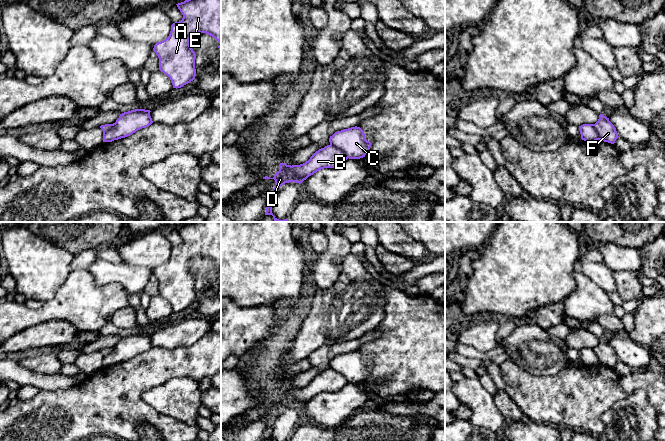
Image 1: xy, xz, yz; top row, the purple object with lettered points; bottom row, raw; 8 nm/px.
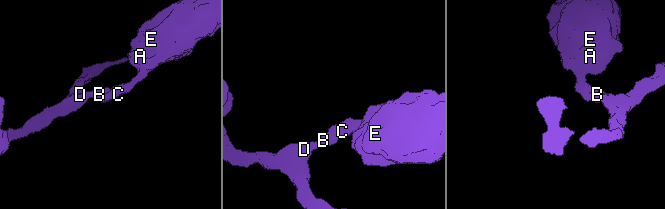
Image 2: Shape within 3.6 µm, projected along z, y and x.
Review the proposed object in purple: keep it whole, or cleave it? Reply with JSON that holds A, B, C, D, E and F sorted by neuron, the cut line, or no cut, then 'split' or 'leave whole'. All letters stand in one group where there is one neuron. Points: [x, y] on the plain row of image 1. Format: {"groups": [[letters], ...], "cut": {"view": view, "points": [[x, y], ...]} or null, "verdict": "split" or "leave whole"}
{"groups": [["A", "C", "E"], ["B", "D", "F"]], "cut": {"view": "xz", "points": [[330, 368], [339, 372], [348, 381]]}, "verdict": "split"}

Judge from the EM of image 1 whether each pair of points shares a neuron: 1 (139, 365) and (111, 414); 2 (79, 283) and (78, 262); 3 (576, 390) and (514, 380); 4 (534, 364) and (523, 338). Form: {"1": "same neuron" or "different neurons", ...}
{"1": "same neuron", "2": "different neurons", "3": "same neuron", "4": "same neuron"}

